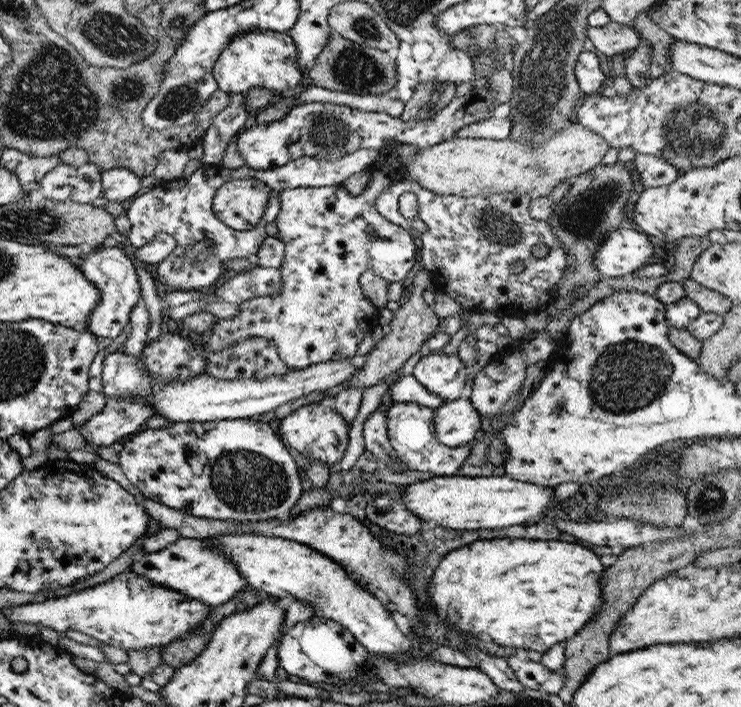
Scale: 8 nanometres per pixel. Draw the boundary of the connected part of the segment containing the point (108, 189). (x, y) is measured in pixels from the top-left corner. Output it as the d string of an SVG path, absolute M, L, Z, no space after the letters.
M116 168L101 174L101 189L109 202L127 205L142 188L141 177L126 168Z

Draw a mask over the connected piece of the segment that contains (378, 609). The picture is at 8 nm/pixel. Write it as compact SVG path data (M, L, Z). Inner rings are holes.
M228 533L204 539L209 544L213 544L221 554L225 554L232 561L232 564L238 568L238 573L242 575L242 579L246 579L248 585L253 586L254 589L259 591L262 590L268 593L268 595L273 595L279 600L285 599L288 602L302 601L304 605L313 608L316 617L333 620L345 630L348 630L360 642L360 645L364 646L364 649L369 654L382 654L396 658L402 653L410 655L412 642L396 626L392 619L392 609L390 606L384 605L370 592L362 589L356 581L348 576L345 568L342 568L338 562L324 555L319 550L317 551L308 545L300 544L300 542L260 533Z

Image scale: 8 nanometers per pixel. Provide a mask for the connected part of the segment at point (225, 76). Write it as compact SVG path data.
M255 30L233 36L229 45L213 63L213 75L218 89L228 94L247 94L250 88L267 88L277 94L287 92L302 83L298 49L289 33Z

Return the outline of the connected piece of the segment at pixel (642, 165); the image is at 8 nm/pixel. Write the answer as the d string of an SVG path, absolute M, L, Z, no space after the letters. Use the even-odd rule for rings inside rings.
M637 154L631 164L634 172L640 174L640 182L645 189L672 184L680 175L676 167L660 157Z

